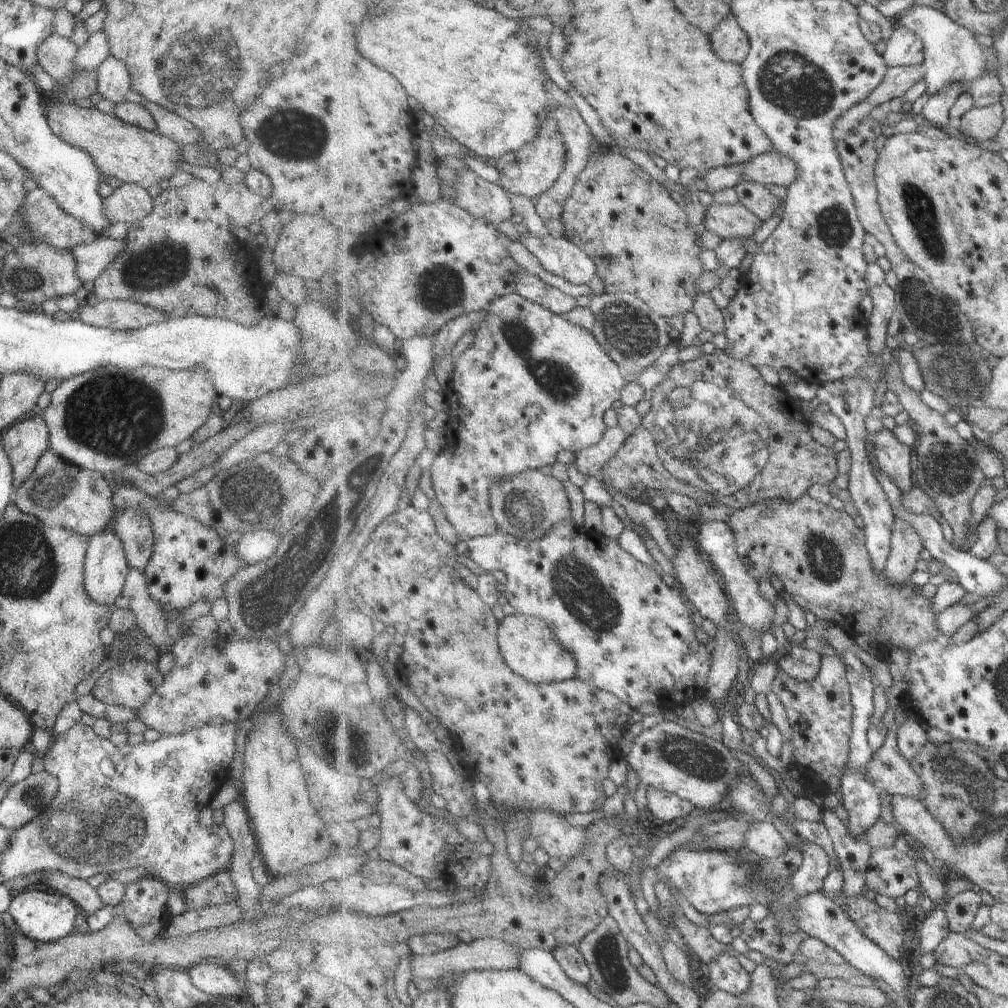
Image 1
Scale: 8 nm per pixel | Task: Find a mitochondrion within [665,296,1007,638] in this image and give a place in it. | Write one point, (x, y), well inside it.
(958, 373)

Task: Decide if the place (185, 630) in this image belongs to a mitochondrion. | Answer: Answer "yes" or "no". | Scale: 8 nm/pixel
no

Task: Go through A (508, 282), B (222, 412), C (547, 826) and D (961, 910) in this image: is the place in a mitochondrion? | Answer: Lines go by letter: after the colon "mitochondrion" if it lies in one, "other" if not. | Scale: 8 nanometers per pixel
A: other
B: other
C: mitochondrion
D: other

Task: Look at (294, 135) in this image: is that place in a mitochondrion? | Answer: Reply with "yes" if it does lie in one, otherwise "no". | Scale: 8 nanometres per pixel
yes

